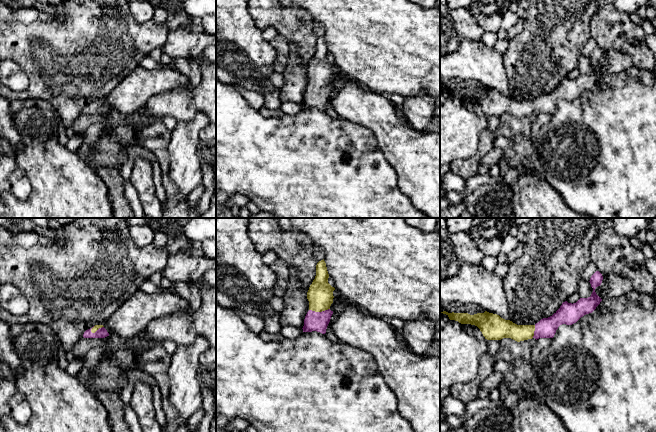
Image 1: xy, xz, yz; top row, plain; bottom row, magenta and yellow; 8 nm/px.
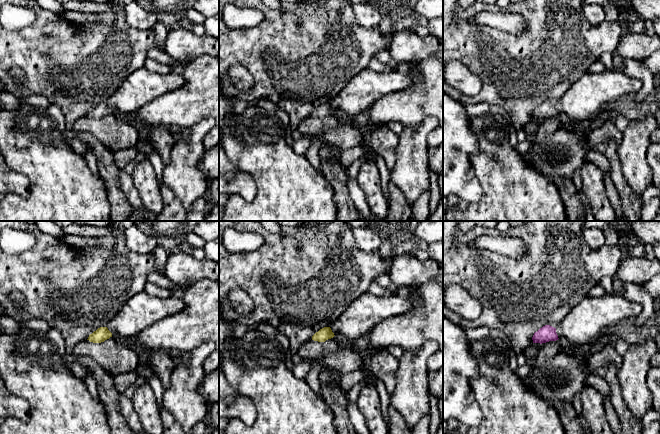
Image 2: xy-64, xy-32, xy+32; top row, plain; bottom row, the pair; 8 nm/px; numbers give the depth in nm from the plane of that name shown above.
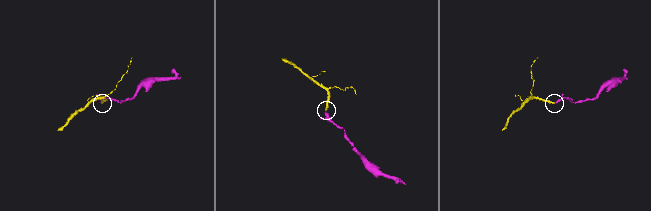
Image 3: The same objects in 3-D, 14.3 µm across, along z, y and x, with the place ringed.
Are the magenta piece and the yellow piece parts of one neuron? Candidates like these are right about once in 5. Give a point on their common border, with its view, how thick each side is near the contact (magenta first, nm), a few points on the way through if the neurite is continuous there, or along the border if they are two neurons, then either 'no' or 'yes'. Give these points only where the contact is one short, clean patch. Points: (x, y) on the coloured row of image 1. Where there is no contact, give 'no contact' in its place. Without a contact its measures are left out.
meets magenta in xz at (319, 312); 160 nm thick on the magenta side, 200 nm on the other; runs through xz (314, 321), (318, 317), (319, 312), (320, 294); yes

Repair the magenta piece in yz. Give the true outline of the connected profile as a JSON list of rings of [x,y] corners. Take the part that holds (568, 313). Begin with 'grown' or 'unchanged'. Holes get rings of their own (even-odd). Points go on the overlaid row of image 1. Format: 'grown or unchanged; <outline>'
grown; [[[596,271],[590,278],[593,292],[588,298],[580,298],[576,303],[563,302],[560,308],[550,317],[541,319],[535,325],[517,325],[510,320],[505,320],[497,314],[477,313],[448,313],[443,311],[450,320],[461,324],[477,326],[487,340],[501,340],[511,338],[517,342],[535,338],[553,338],[556,330],[562,324],[572,325],[581,317],[592,313],[602,299],[596,294],[595,289],[601,285],[603,276]]]

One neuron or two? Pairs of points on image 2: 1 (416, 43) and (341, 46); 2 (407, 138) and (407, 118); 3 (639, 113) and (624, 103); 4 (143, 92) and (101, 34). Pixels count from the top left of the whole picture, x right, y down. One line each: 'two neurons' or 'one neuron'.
1: two neurons
2: two neurons
3: one neuron
4: two neurons

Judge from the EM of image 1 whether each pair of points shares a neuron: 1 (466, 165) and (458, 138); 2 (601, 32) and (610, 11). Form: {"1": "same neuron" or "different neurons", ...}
{"1": "different neurons", "2": "same neuron"}

